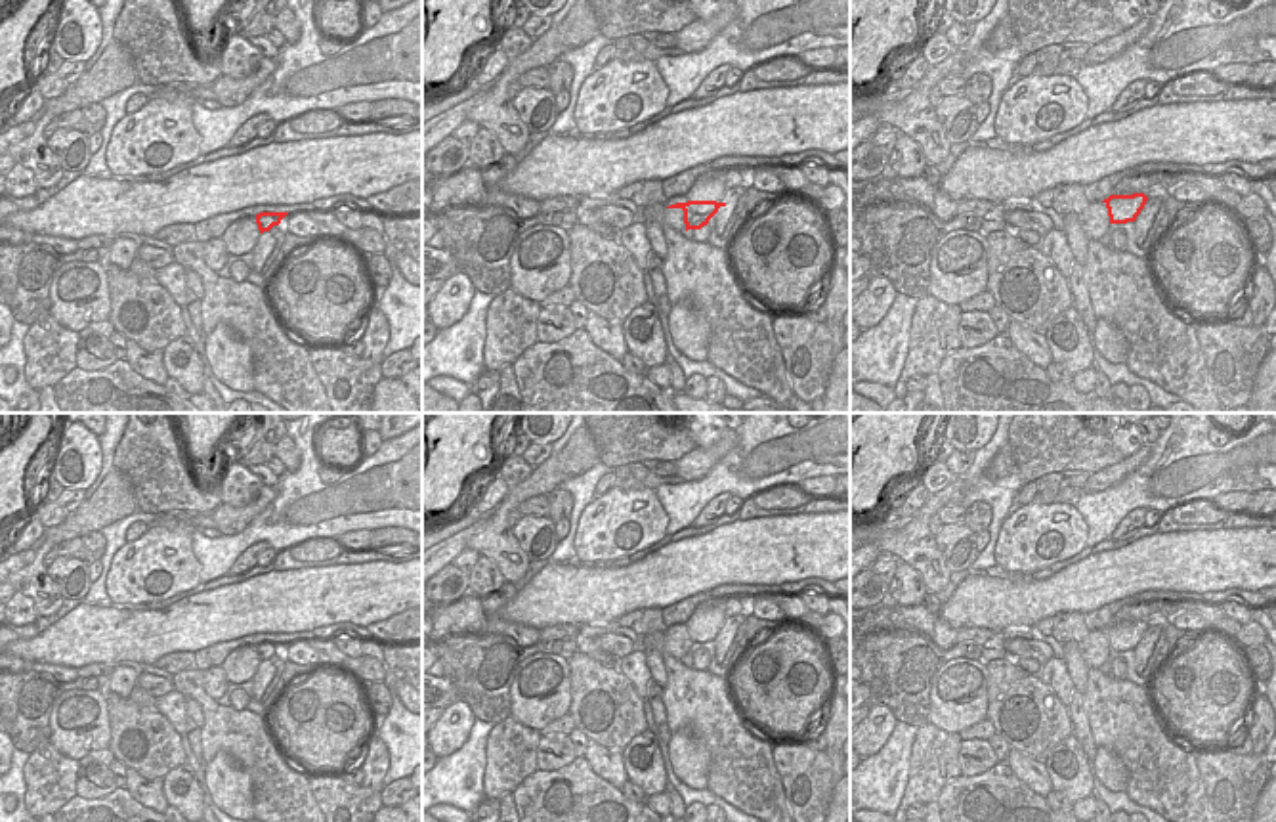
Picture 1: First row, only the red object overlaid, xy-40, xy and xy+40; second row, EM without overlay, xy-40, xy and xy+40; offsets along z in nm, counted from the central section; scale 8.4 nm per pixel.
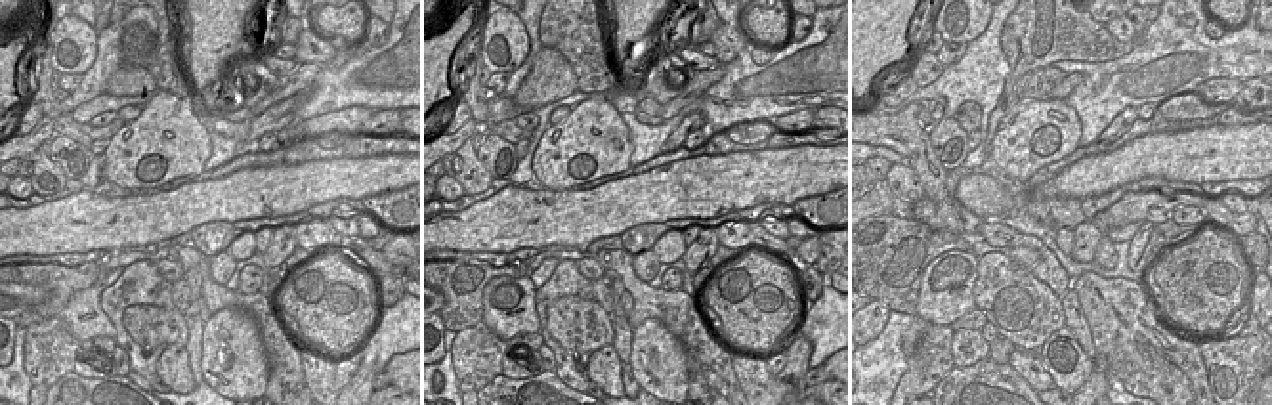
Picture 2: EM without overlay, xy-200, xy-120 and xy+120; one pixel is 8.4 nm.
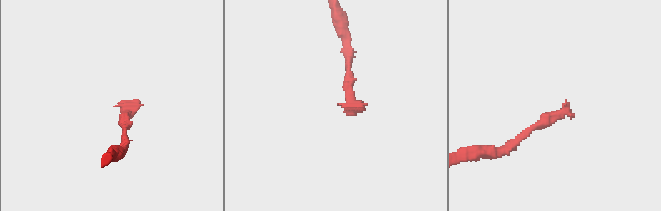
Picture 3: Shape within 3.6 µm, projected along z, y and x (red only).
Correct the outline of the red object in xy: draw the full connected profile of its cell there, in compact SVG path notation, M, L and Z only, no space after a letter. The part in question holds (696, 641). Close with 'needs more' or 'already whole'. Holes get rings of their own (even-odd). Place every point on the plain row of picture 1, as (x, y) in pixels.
M688 629L688 631L676 631L667 637L682 637L684 638L684 652L688 658L701 658L709 652L709 648L718 640L720 635L726 635L726 631L716 629Z | already whole

